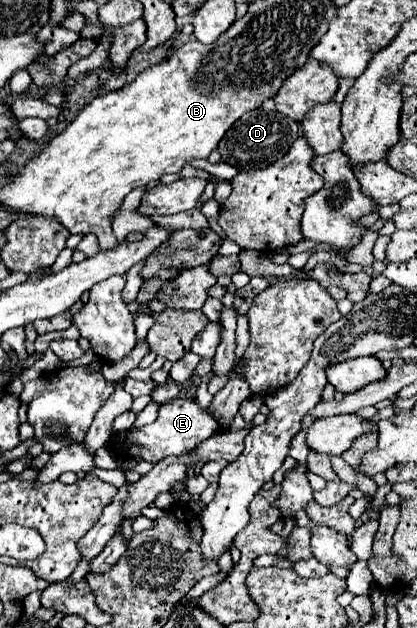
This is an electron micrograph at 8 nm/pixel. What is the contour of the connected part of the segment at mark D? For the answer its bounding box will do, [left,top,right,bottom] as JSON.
[218,107,300,171]

